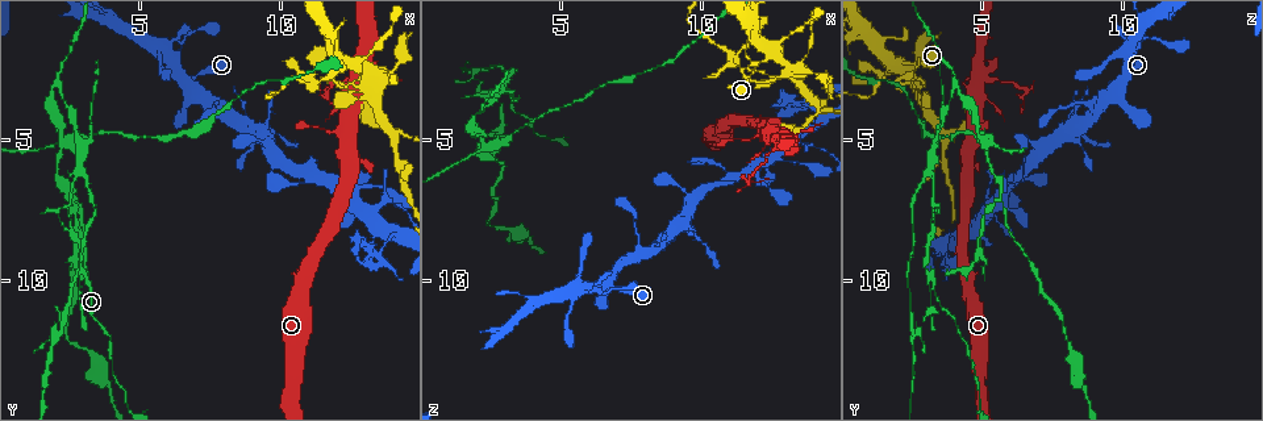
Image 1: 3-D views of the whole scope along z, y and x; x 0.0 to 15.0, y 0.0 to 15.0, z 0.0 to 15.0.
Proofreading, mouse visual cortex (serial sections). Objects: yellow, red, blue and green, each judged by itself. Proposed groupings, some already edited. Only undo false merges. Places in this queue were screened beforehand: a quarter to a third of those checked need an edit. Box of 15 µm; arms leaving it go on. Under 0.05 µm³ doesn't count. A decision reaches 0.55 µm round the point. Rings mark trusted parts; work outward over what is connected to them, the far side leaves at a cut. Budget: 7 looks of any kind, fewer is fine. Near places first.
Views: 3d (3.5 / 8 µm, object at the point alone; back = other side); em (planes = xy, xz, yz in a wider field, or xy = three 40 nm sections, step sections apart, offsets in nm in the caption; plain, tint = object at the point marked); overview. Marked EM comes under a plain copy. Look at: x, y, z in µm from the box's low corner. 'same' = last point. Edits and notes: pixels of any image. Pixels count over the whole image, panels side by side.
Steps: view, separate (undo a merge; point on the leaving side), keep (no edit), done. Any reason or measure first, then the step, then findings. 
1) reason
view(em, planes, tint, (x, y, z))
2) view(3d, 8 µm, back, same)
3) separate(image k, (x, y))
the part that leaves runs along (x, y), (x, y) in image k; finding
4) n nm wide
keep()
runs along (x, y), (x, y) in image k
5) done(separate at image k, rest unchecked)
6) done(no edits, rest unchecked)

a narrow waist
view(3d, 8 µm, back, (3.0, 9.4, 3.0))

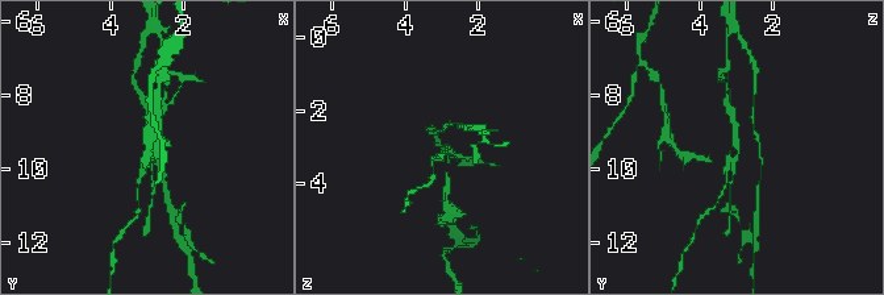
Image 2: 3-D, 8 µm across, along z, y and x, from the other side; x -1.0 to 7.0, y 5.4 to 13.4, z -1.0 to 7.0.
view(em, xy, step 2, tint, same)

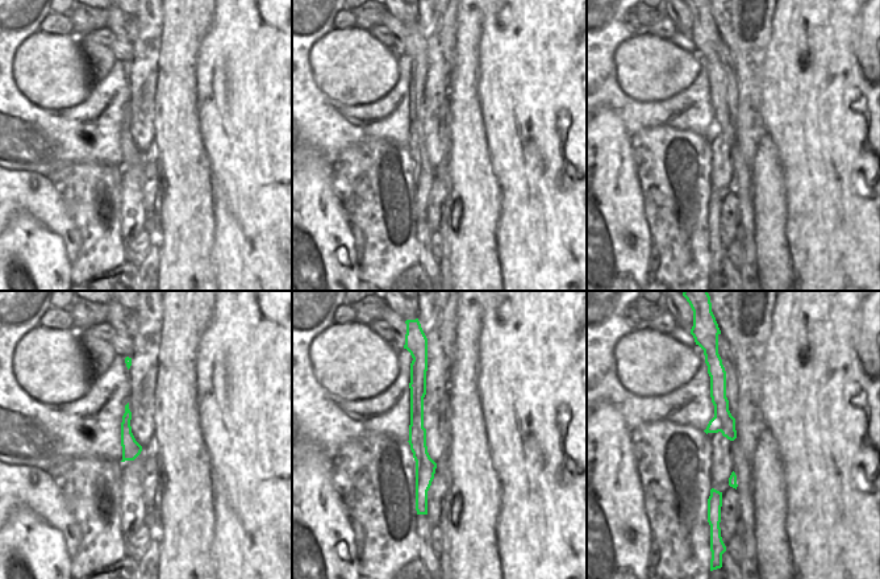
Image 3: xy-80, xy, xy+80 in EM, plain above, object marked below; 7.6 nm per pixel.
separate(image 2, (157, 160))
the part that leaves runs along (149, 148), (154, 120), (171, 99) in image 2; two cells meet here

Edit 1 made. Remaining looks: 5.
abrupt turn
view(em, xy, step 1, tint, (13.3, 8.9, 3.8))

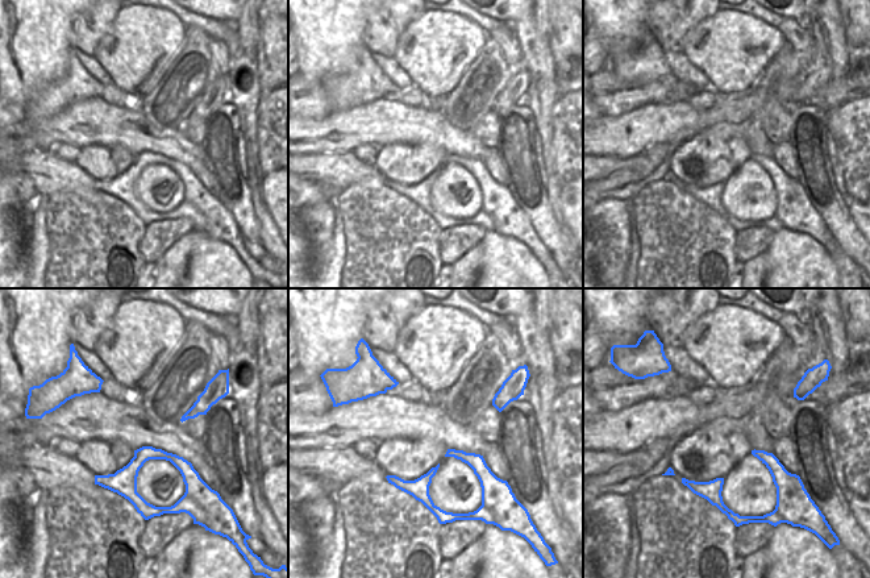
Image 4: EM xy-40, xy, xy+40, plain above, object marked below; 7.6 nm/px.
view(3d, 3.5 µm, same)

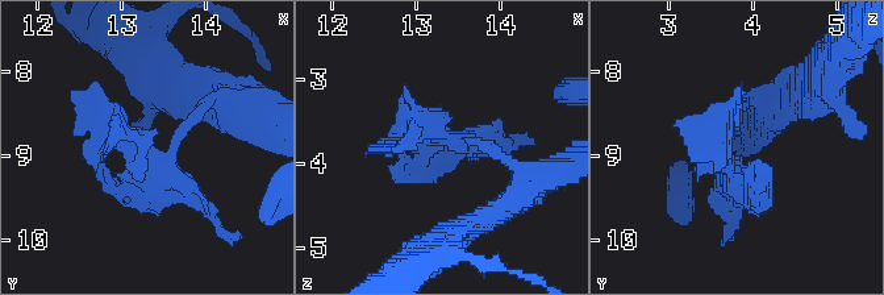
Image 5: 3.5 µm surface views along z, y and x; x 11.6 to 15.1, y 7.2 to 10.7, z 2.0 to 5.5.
separate(image 5, (712, 162))
a second cell is stuck on

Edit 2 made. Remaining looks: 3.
view(overview)

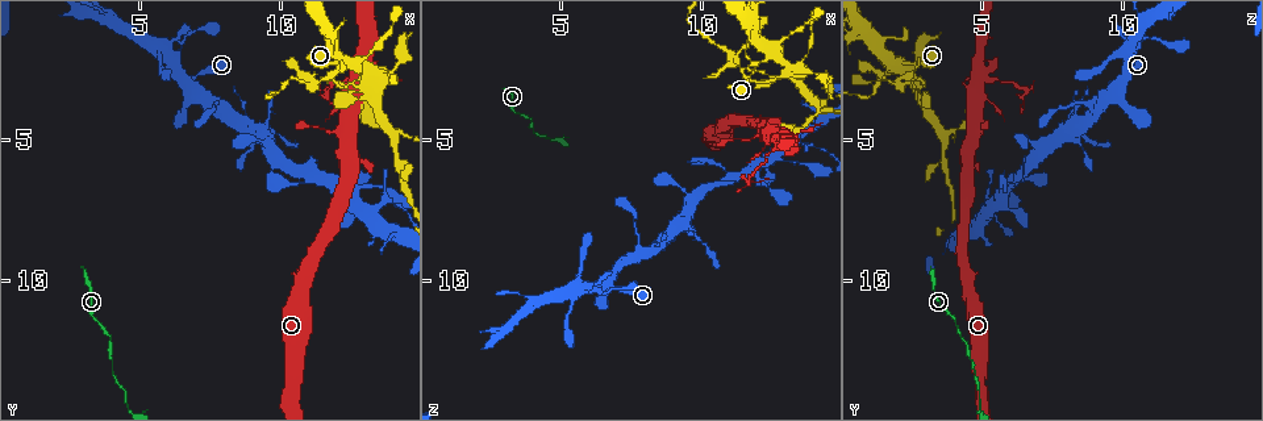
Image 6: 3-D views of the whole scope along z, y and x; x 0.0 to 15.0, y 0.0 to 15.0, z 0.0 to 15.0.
thick turns thin
view(3d, 3.5 µm, back, (13.9, 7.2, 5.1))

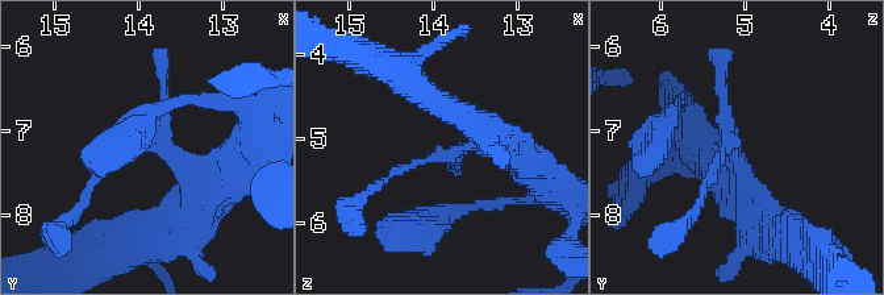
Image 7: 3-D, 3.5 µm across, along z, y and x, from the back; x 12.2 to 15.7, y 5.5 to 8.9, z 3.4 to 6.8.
view(em, xy, step 1, tint, (13.85, 7.20, 5.20))

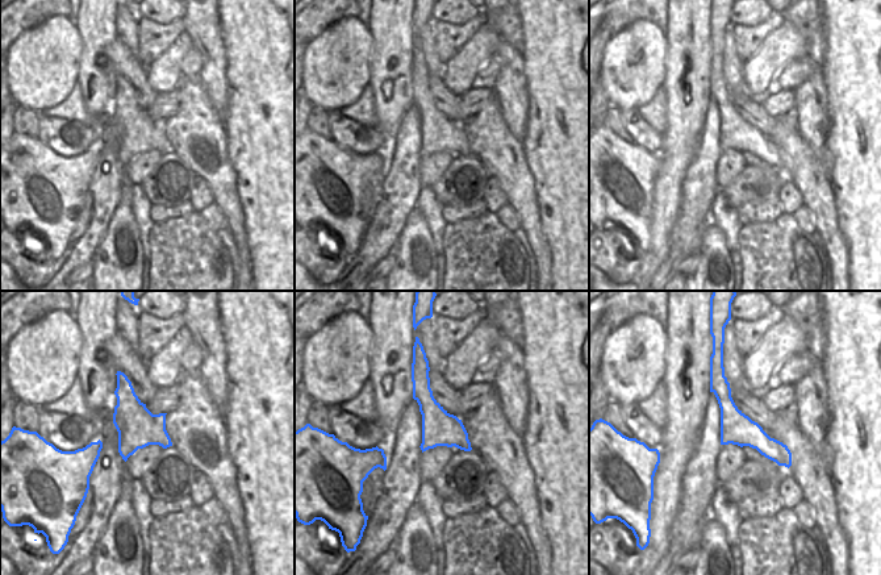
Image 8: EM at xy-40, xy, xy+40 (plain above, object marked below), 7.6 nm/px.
keep()
runs along (522, 161), (474, 144), (382, 181) in image 7; continuous, no second cell

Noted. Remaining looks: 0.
done(separate at image 2, separate at image 5, rest unchecked)

